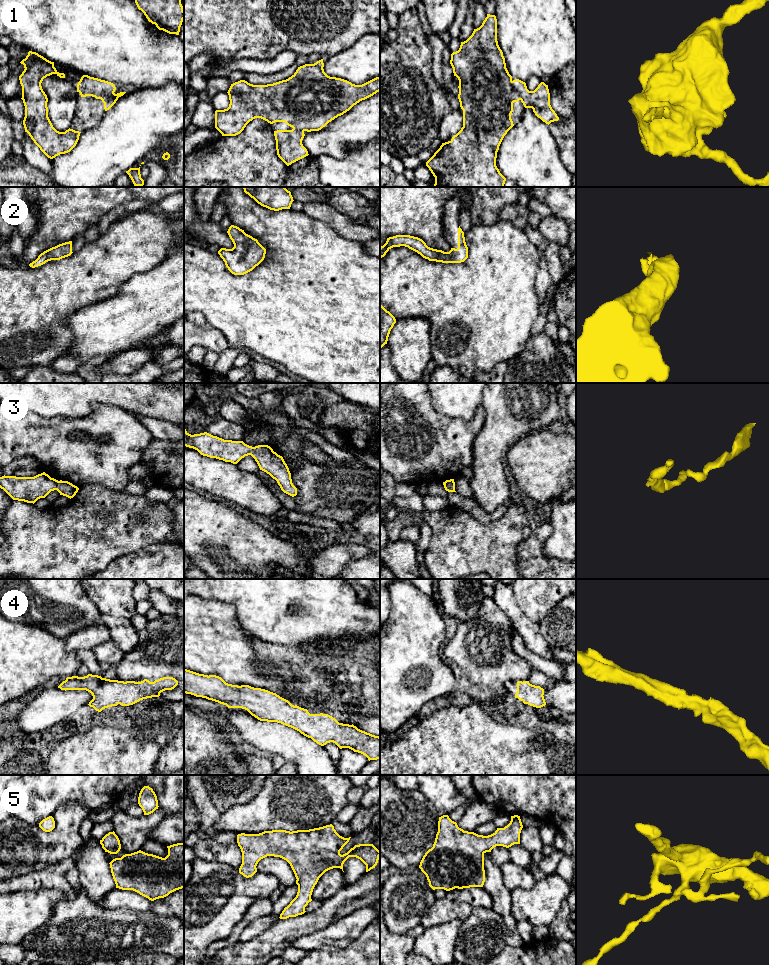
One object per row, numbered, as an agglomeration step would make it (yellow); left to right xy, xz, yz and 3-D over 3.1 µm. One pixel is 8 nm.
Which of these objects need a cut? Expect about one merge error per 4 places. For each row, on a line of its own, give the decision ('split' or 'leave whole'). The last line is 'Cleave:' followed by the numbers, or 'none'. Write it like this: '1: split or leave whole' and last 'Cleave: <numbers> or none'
1: leave whole
2: leave whole
3: leave whole
4: leave whole
5: leave whole
Cleave: none

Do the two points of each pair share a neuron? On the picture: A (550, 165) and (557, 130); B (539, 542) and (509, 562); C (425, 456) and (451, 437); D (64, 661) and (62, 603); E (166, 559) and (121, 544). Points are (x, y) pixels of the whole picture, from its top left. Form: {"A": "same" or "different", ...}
{"A": "different", "B": "different", "C": "same", "D": "different", "E": "different"}

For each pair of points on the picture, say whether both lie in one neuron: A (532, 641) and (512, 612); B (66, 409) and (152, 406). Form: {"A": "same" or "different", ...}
{"A": "same", "B": "same"}

